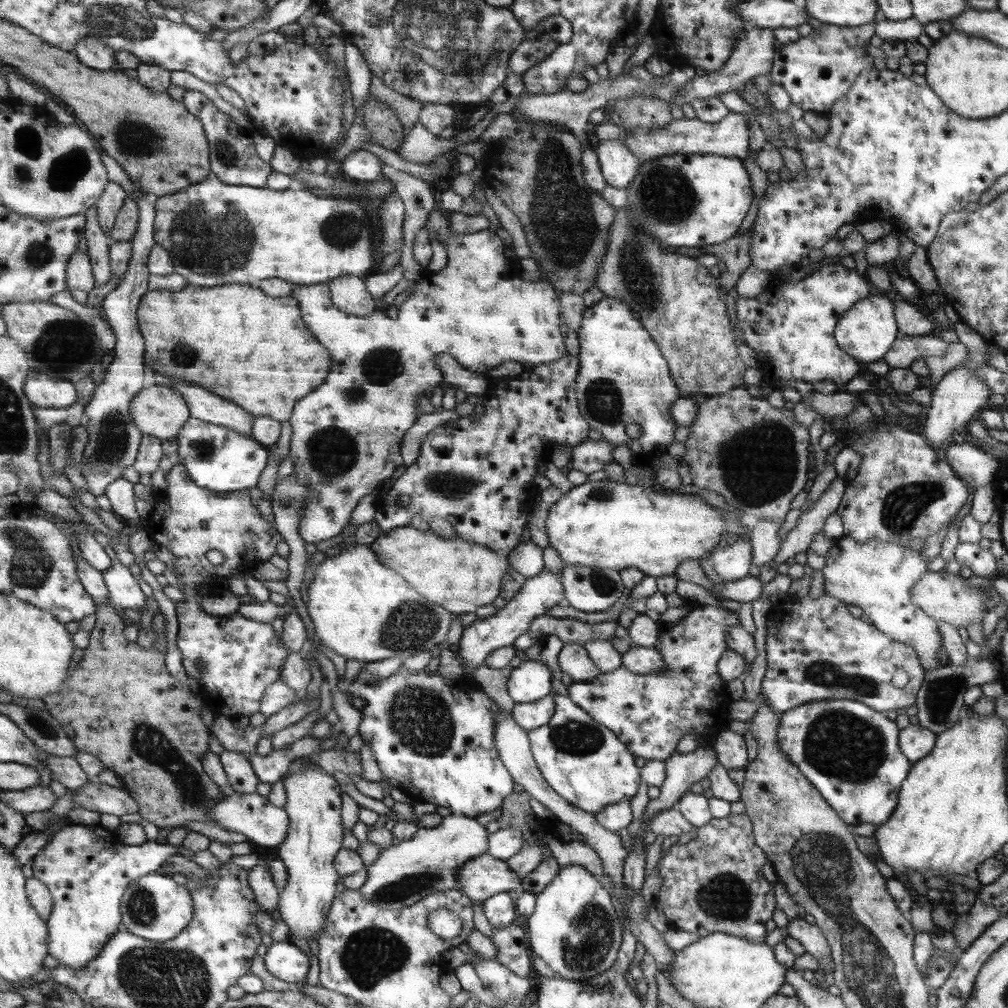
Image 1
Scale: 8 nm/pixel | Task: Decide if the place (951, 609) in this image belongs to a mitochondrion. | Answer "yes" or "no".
no

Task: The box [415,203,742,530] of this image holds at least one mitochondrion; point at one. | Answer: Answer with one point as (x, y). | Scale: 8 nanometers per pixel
(640, 281)

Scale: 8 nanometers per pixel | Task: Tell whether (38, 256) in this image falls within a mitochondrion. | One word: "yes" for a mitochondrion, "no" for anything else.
yes

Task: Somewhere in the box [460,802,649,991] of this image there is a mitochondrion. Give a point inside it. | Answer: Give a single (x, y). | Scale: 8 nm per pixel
(593, 931)

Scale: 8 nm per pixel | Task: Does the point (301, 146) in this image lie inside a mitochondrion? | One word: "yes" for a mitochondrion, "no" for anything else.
no

